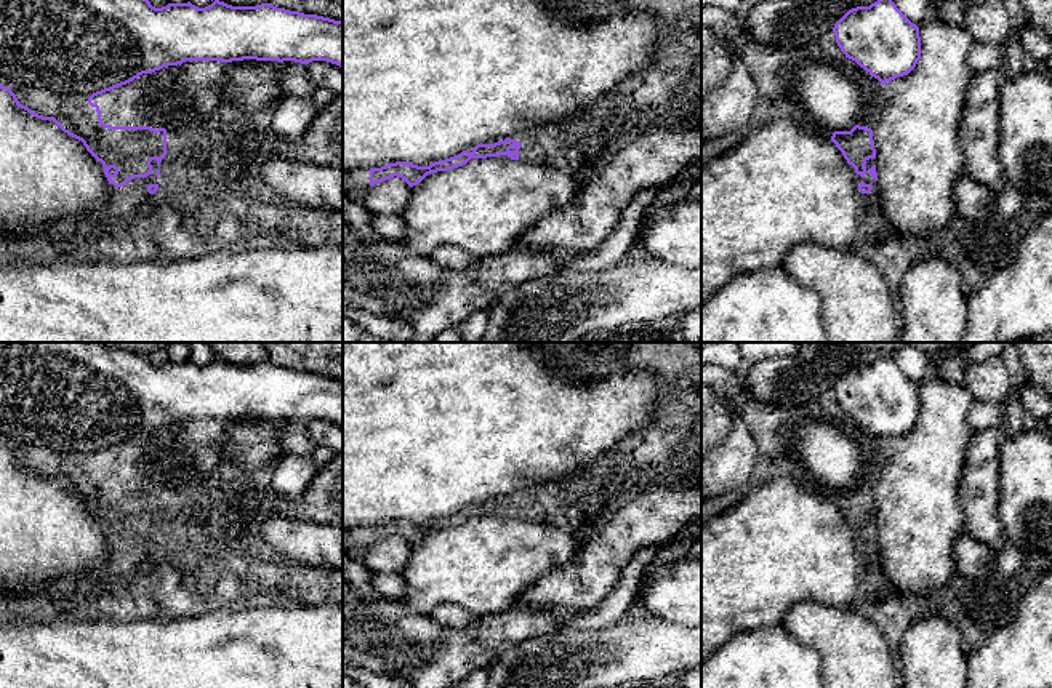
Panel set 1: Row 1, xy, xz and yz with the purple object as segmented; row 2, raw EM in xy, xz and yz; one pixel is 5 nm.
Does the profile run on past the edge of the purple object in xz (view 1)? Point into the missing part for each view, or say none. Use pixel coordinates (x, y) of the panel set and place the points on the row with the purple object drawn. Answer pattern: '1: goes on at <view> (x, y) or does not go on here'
1: does not go on here

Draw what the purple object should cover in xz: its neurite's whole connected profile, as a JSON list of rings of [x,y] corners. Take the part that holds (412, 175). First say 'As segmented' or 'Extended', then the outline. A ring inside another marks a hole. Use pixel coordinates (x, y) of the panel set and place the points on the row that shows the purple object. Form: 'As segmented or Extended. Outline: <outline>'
As segmented. Outline: [[[511,138],[498,141],[495,144],[477,144],[471,152],[461,154],[431,163],[429,166],[418,166],[410,162],[387,163],[381,168],[370,168],[370,186],[391,179],[394,176],[402,178],[410,187],[421,182],[428,174],[437,171],[448,171],[466,165],[471,158],[487,158],[508,155],[511,160],[519,160],[520,142]]]

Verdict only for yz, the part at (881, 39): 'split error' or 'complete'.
complete

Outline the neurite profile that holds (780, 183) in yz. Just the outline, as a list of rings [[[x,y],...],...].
[[[783,118],[767,123],[756,133],[749,133],[737,147],[711,158],[701,166],[701,306],[708,302],[717,290],[745,272],[770,270],[783,266],[786,254],[799,243],[817,243],[836,250],[849,248],[853,243],[857,226],[858,203],[853,174],[836,144],[831,139],[801,128],[793,120]]]

